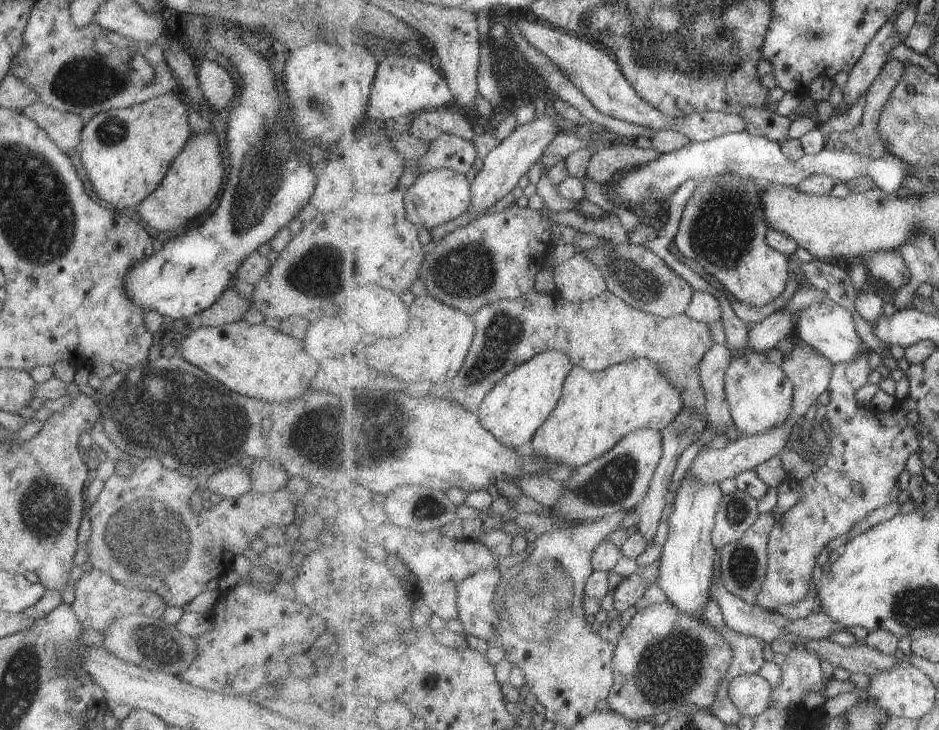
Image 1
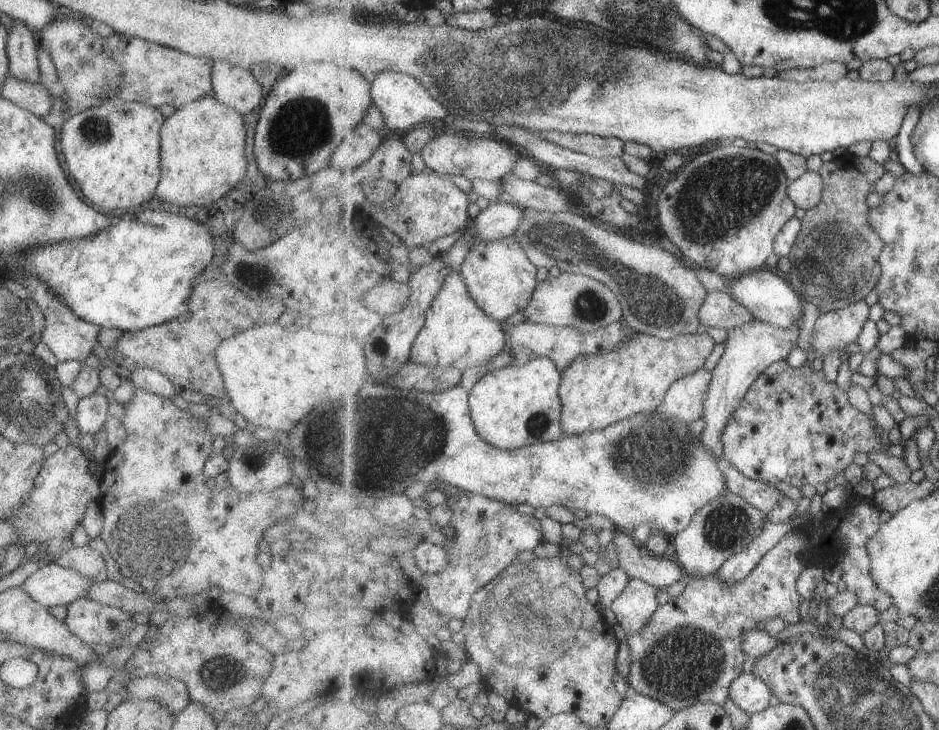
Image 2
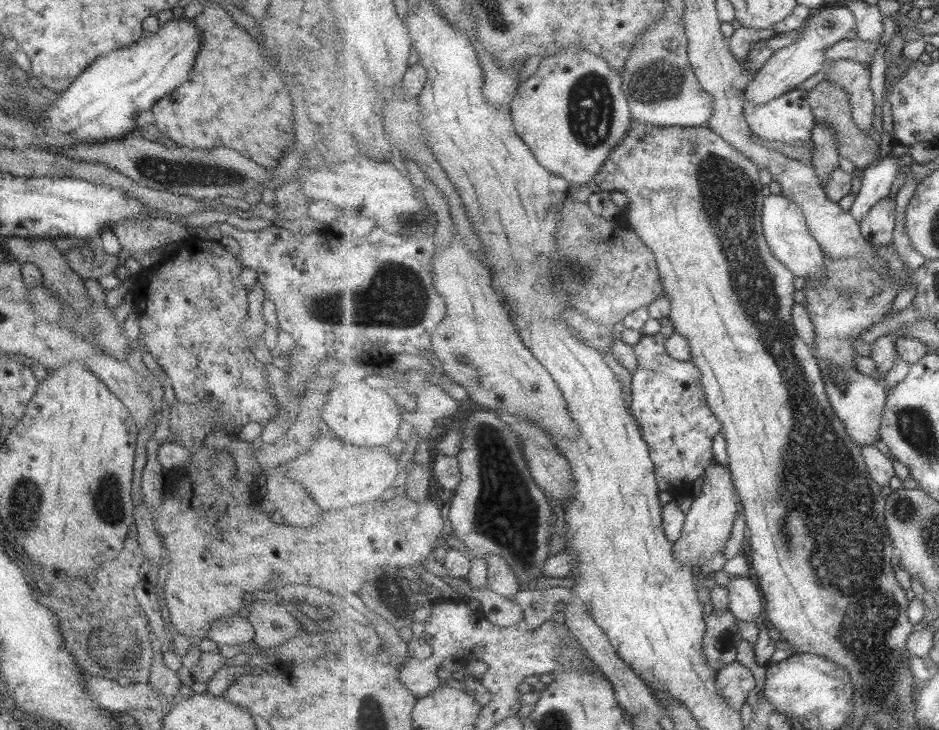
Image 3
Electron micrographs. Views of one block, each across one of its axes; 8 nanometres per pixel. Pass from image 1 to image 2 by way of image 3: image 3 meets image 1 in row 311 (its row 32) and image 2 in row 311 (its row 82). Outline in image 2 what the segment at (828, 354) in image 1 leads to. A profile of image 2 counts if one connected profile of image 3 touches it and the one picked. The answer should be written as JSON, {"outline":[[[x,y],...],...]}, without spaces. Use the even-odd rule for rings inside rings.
{"outline":[[[761,268],[757,271],[747,273],[743,276],[730,278],[732,282],[732,292],[728,293],[739,303],[748,308],[755,319],[771,323],[778,327],[793,326],[799,324],[803,312],[803,298],[794,289],[789,280],[771,268]]]}

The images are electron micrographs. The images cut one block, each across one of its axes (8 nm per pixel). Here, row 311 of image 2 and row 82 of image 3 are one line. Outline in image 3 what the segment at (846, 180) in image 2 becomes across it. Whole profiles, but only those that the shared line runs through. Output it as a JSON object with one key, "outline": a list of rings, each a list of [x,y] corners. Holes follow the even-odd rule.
{"outline":[[[823,80],[814,89],[809,91],[809,102],[812,110],[818,114],[819,118],[822,118],[822,120],[818,120],[818,124],[826,125],[835,132],[841,157],[850,160],[862,172],[873,166],[871,165],[871,161],[874,164],[874,162],[881,160],[879,156],[879,143],[875,142],[869,134],[866,135],[854,122],[849,95],[847,95],[845,89],[841,89],[839,85],[835,87],[829,81]]]}

